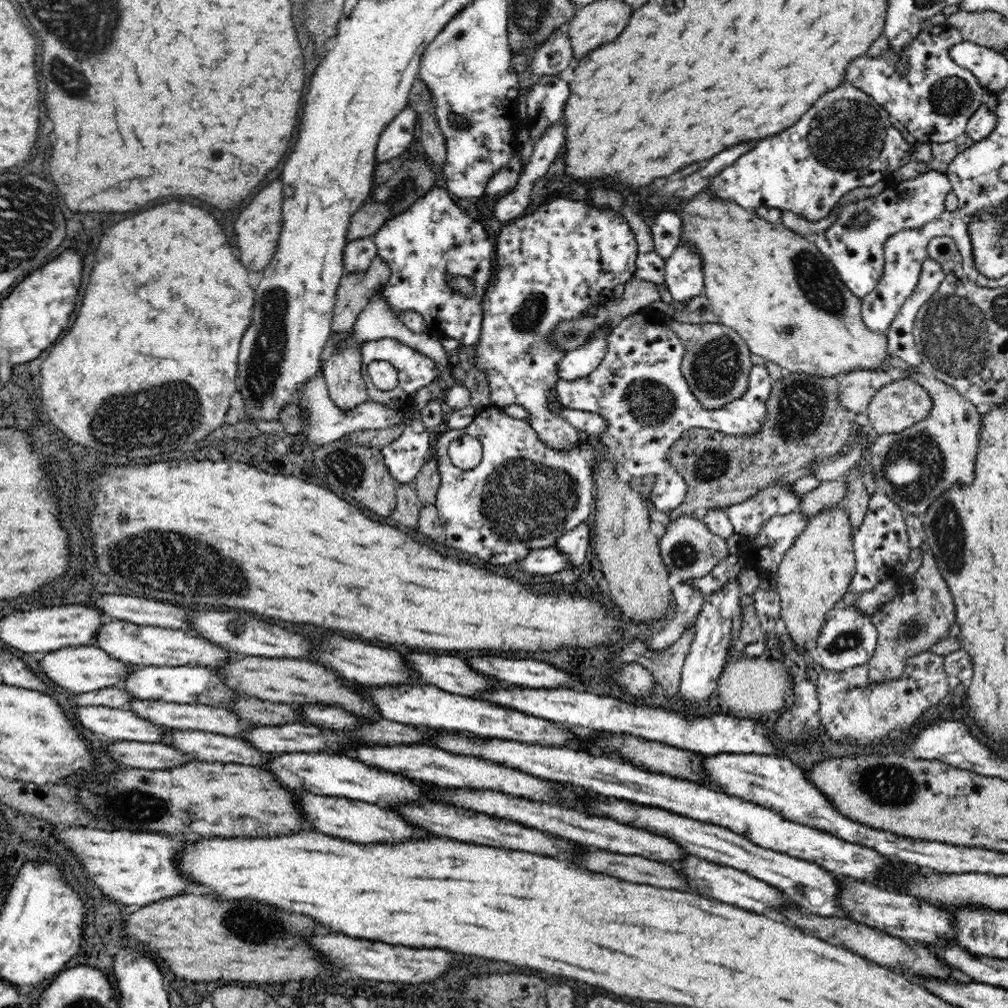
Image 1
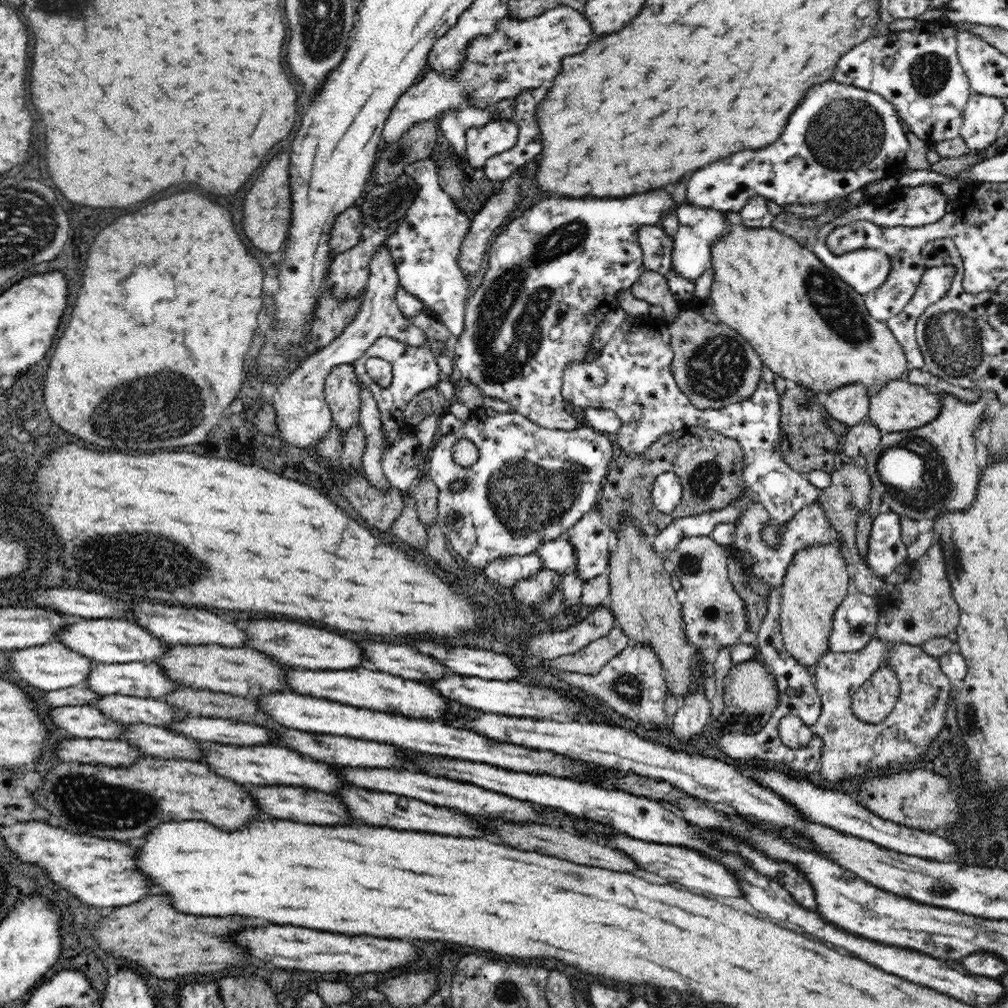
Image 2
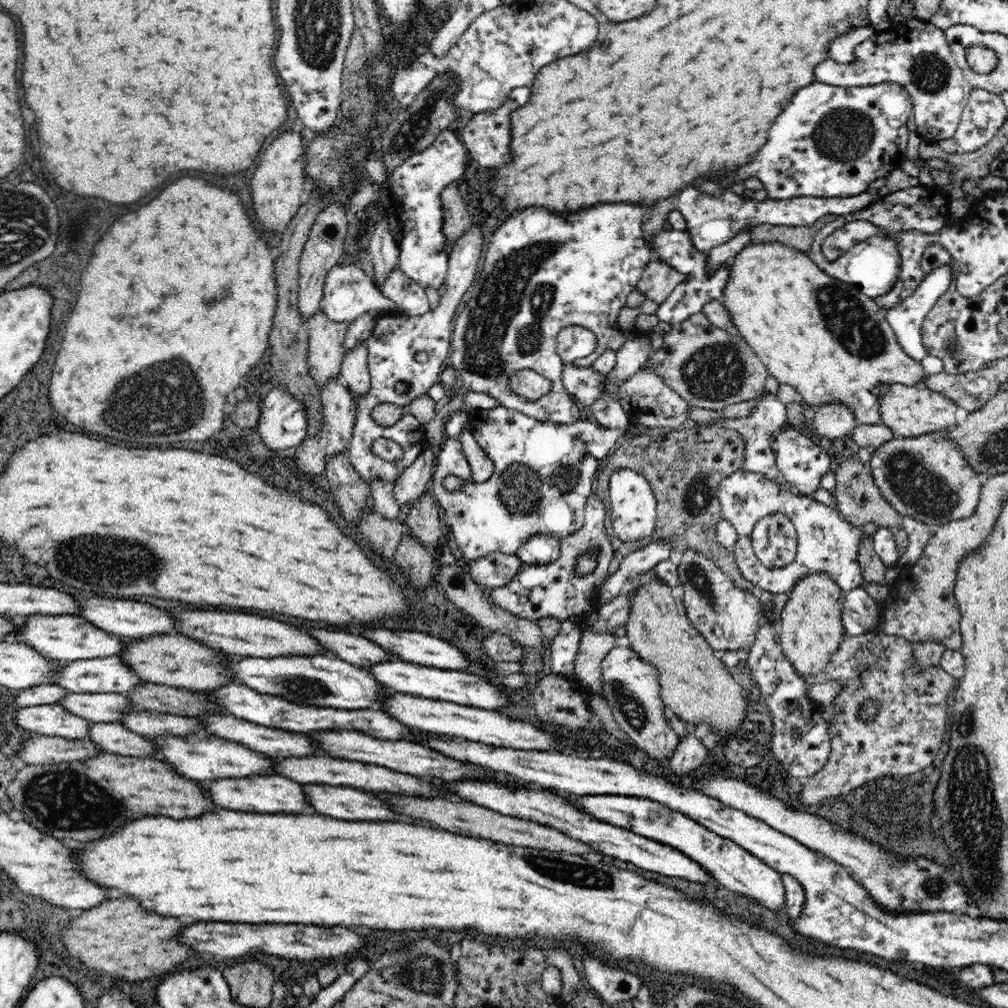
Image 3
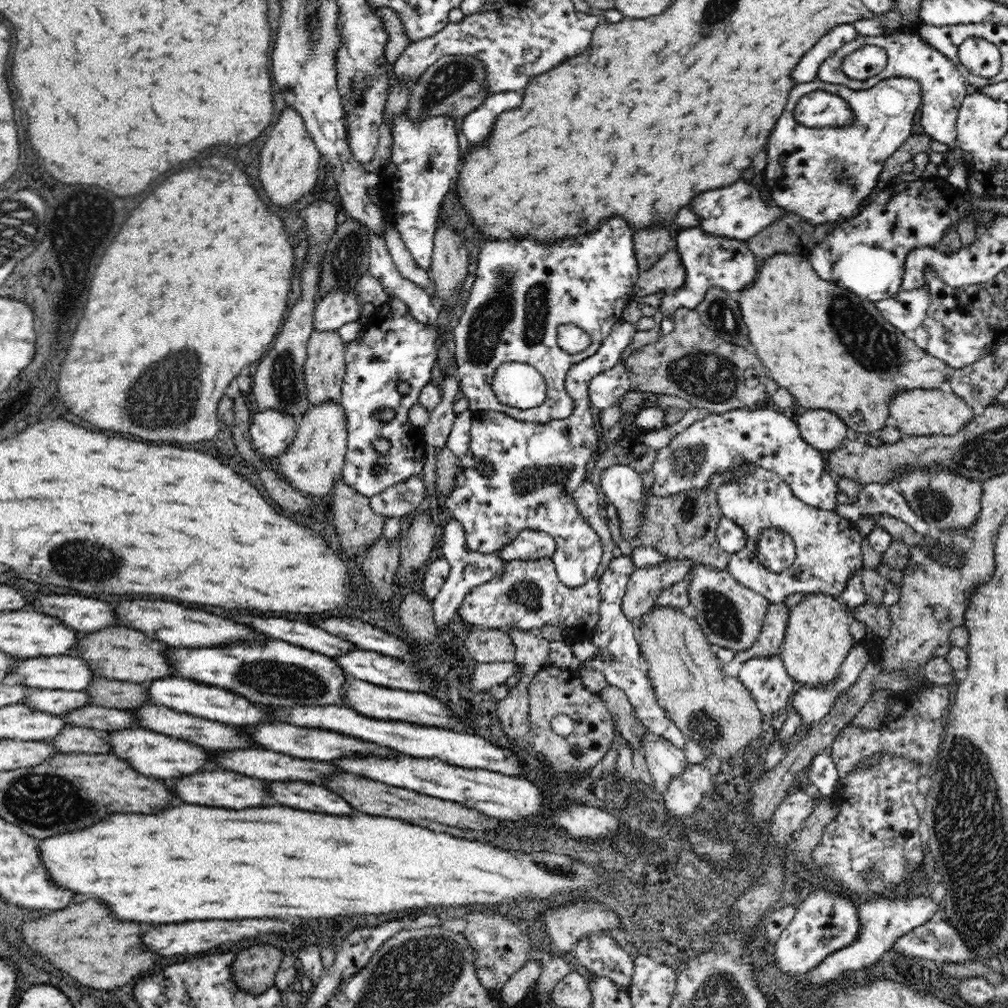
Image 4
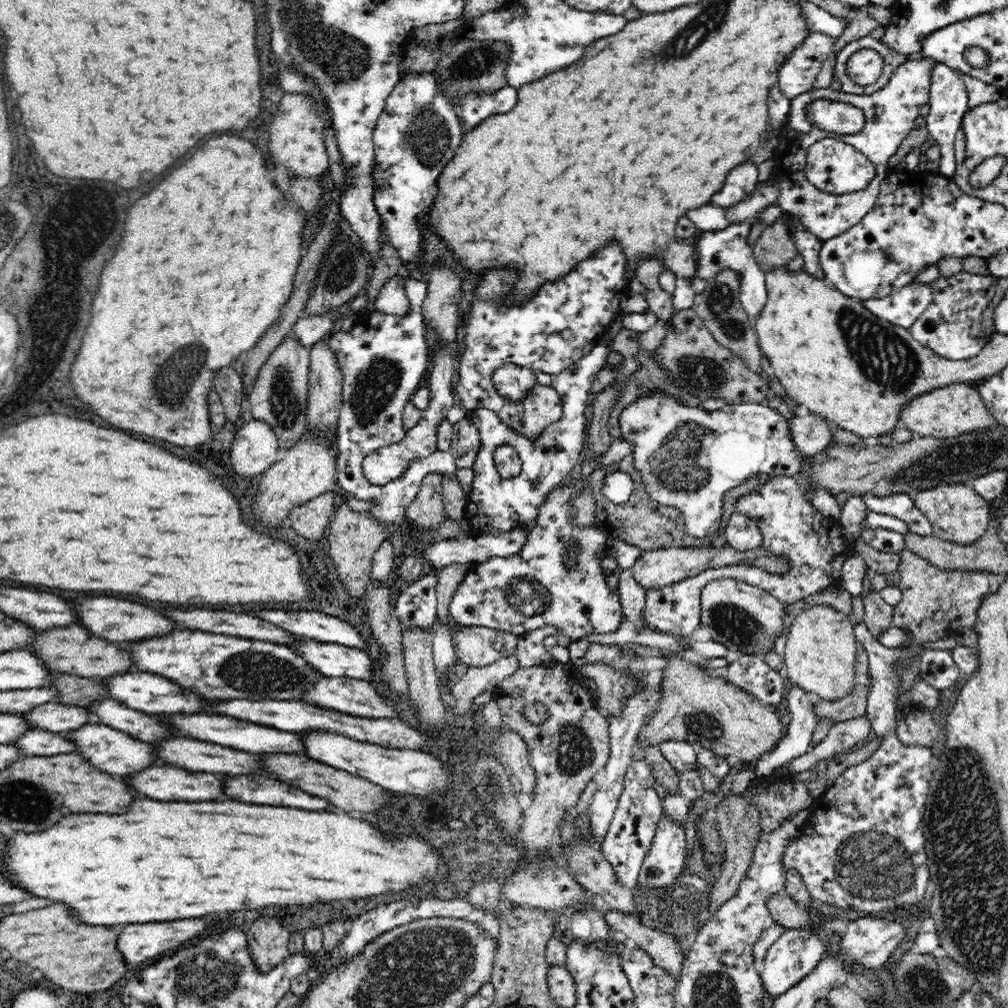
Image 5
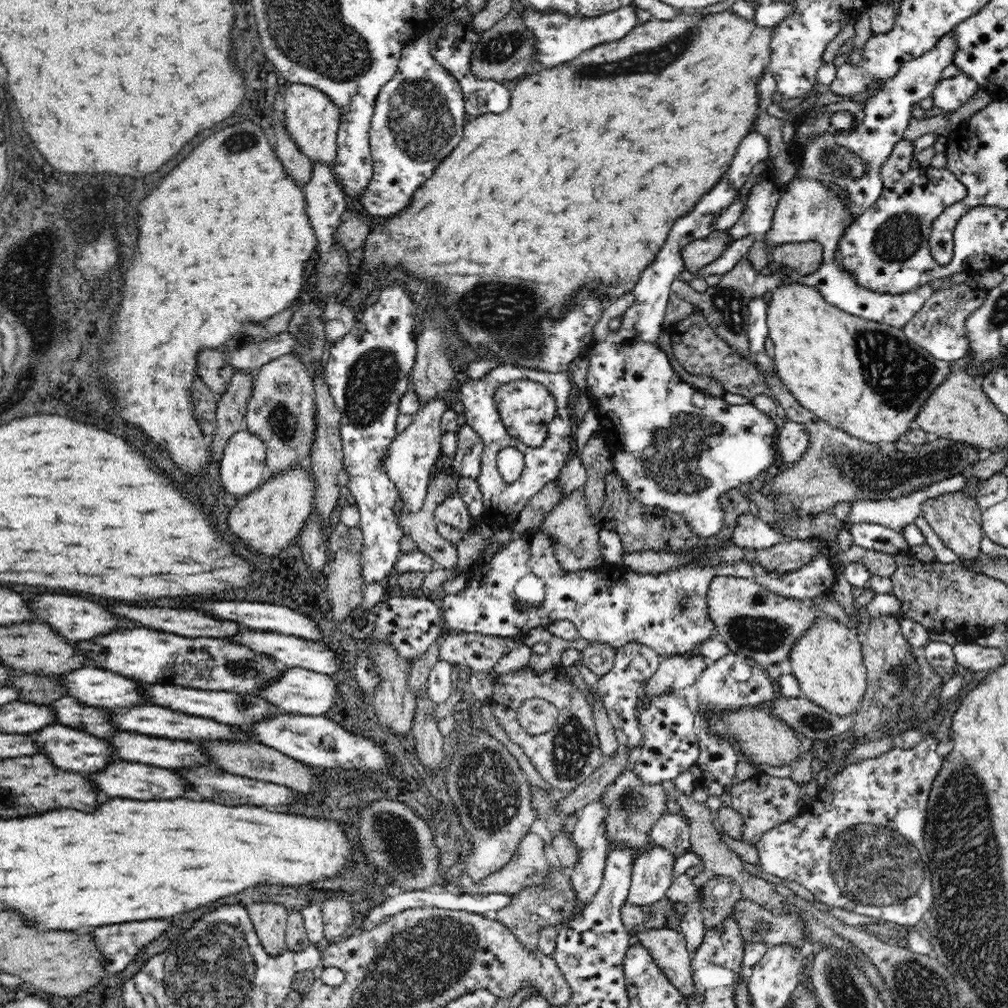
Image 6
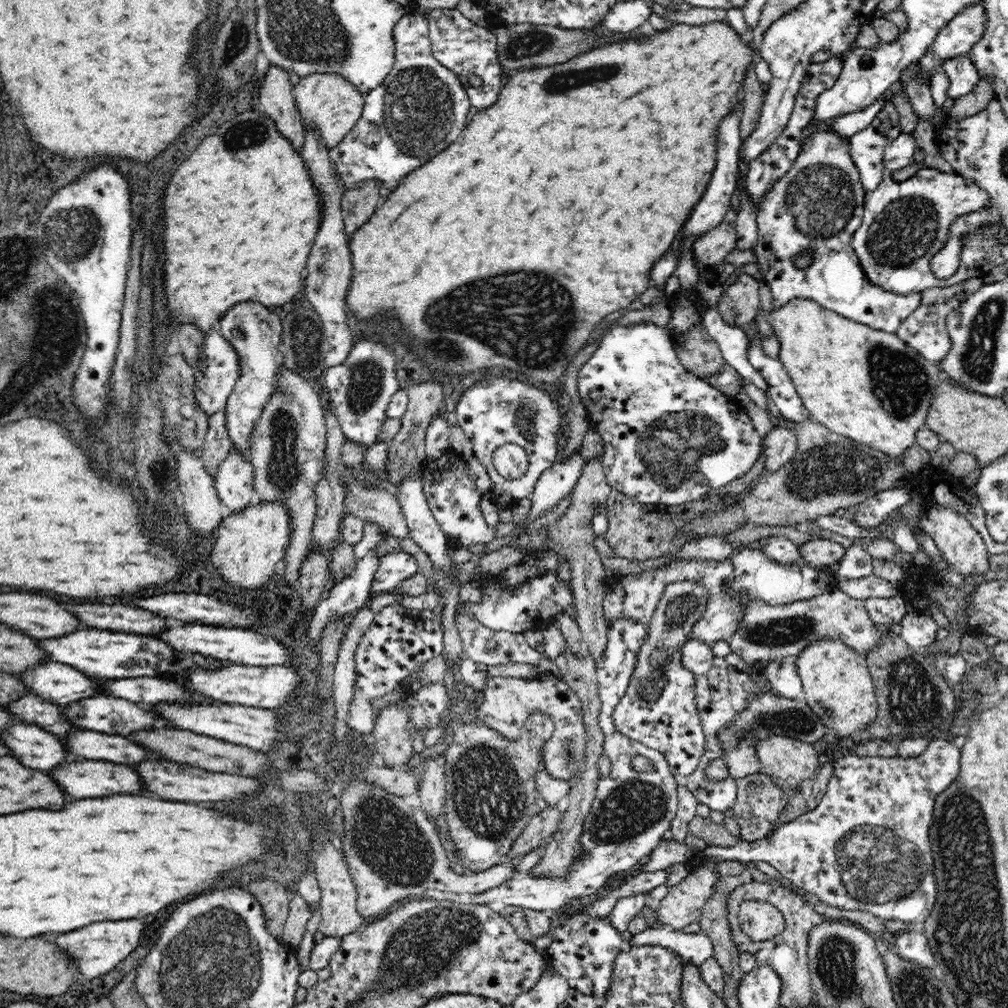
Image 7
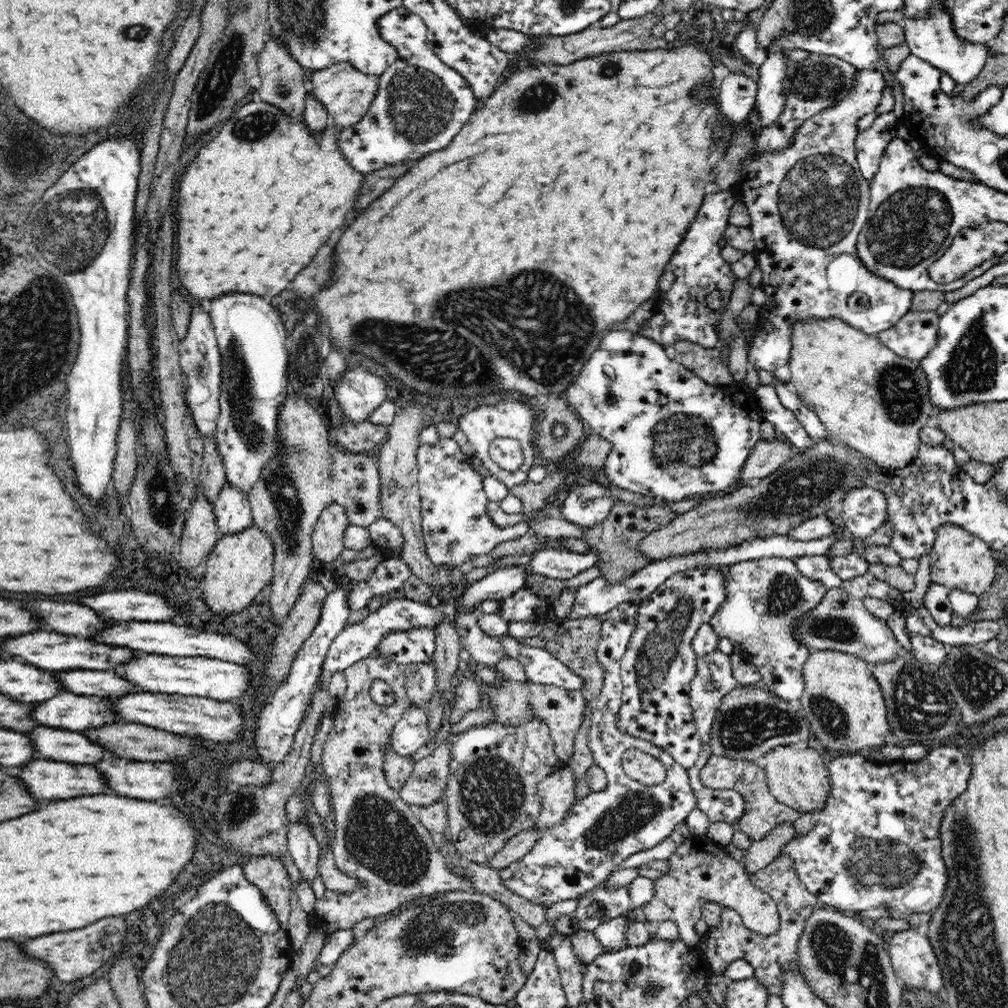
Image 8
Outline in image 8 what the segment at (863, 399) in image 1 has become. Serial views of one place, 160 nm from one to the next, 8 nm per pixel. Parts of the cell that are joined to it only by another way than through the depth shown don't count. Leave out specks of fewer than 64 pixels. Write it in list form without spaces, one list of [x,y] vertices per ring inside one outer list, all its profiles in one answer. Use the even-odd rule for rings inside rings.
[[[782,437],[773,440],[760,439],[751,450],[738,481],[744,485],[766,478],[769,474],[774,474],[794,453],[795,450]]]

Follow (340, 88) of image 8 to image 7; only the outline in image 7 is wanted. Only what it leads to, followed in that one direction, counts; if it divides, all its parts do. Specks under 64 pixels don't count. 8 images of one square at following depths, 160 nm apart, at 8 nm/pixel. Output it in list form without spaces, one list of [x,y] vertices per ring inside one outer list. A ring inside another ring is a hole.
[[[310,74],[301,77],[293,88],[293,95],[303,125],[305,128],[317,128],[319,137],[328,149],[342,142],[346,134],[354,128],[363,113],[365,103],[364,94],[358,92],[358,89],[340,74]]]

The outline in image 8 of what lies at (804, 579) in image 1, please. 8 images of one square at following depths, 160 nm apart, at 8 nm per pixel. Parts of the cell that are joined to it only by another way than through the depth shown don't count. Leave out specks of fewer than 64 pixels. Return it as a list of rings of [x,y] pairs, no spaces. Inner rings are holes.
[[[812,650],[803,666],[803,679],[805,689],[800,698],[803,715],[828,750],[852,755],[892,742],[885,696],[866,661],[840,651]]]

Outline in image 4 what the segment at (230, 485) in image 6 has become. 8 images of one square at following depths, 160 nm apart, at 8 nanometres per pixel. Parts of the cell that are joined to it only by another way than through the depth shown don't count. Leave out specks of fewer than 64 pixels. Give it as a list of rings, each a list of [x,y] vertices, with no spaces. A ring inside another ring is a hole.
[[[264,410],[252,416],[250,438],[262,457],[273,460],[294,442],[298,424],[292,416],[278,410]]]

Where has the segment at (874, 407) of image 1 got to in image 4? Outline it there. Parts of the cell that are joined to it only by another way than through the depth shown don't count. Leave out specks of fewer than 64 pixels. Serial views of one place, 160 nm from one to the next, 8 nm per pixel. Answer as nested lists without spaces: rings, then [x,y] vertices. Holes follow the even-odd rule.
[[[912,389],[905,393],[897,394],[889,402],[890,416],[894,418],[893,425],[911,436],[926,435],[953,435],[976,416],[963,398],[957,394],[946,393],[940,389],[924,390]]]

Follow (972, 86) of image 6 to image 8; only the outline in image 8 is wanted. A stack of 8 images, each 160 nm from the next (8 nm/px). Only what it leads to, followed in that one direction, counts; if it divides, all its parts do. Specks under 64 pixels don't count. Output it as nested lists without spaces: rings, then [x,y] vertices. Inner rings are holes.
[[[944,2],[934,4],[930,8],[930,12],[922,14],[920,18],[904,17],[898,23],[904,29],[905,41],[911,50],[911,54],[929,62],[932,67],[942,73],[948,74],[956,83],[965,85],[980,75],[990,48],[988,44],[966,42],[958,38],[951,17],[950,5],[946,5]]]

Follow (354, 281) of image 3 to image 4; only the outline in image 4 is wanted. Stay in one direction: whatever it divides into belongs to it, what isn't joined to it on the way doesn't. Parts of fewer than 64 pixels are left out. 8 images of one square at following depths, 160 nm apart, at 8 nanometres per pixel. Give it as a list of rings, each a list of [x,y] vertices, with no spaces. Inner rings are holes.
[[[330,290],[317,302],[312,325],[318,331],[338,330],[343,324],[361,320],[361,304],[354,290]]]

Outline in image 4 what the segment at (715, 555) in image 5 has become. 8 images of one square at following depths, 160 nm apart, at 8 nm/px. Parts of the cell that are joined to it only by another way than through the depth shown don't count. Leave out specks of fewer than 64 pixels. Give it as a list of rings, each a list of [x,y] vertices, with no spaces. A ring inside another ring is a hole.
[[[674,559],[656,566],[636,568],[627,582],[627,589],[621,602],[622,612],[631,621],[639,620],[655,606],[660,593],[674,583],[686,579],[694,565],[700,564],[690,559]]]

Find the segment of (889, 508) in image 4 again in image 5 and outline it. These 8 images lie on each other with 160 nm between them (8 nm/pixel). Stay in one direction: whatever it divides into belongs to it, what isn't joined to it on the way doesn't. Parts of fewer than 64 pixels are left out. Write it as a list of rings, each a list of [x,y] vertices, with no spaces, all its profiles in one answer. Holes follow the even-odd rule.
[[[866,493],[864,501],[868,511],[888,514],[906,522],[910,532],[922,536],[933,535],[931,522],[914,504],[910,494],[896,493],[878,497],[872,493]]]

